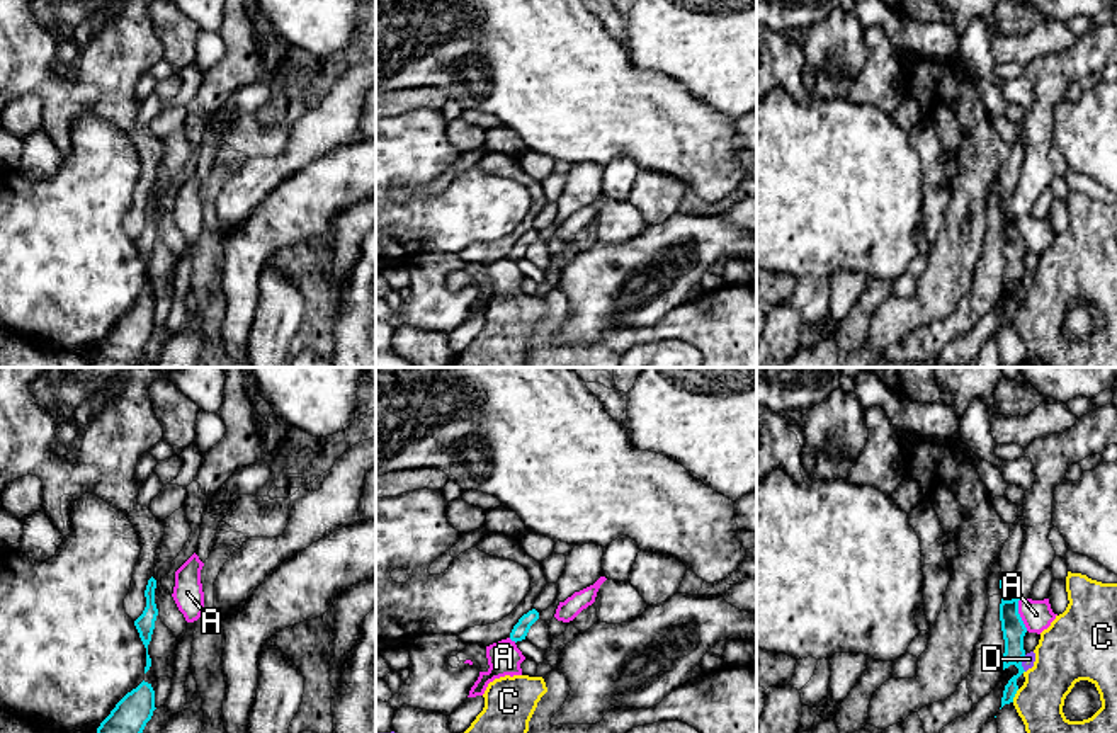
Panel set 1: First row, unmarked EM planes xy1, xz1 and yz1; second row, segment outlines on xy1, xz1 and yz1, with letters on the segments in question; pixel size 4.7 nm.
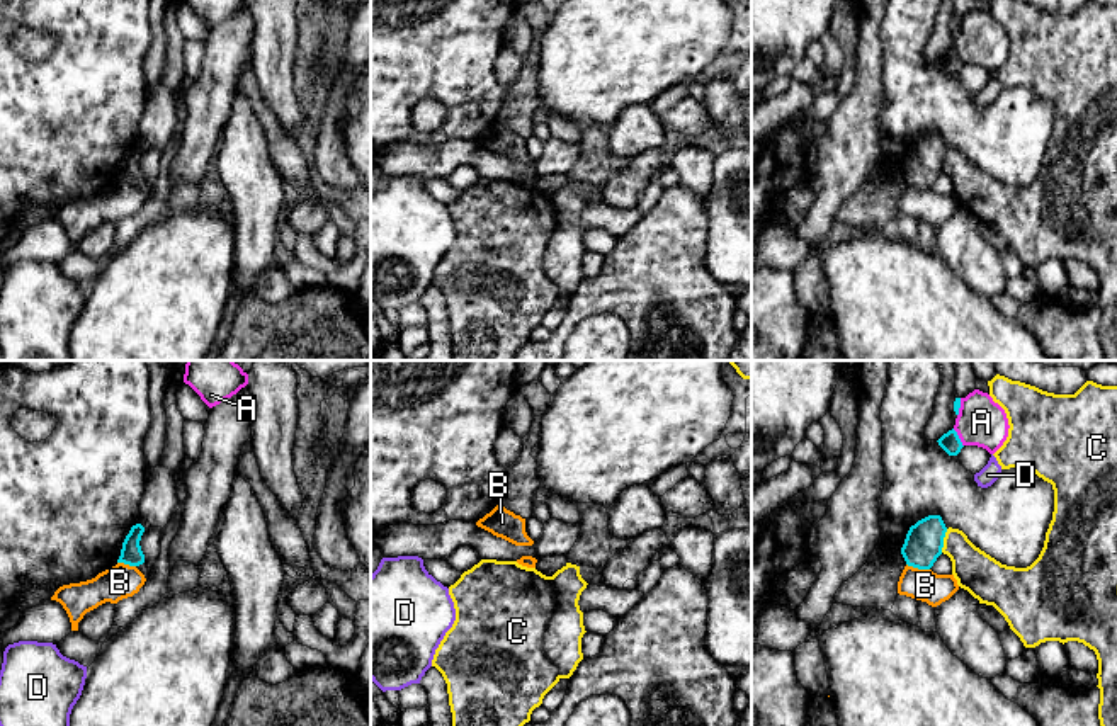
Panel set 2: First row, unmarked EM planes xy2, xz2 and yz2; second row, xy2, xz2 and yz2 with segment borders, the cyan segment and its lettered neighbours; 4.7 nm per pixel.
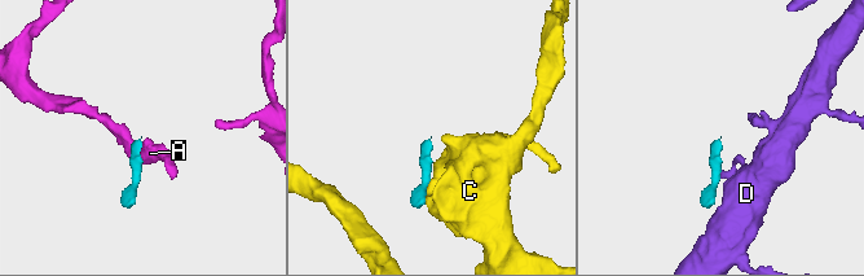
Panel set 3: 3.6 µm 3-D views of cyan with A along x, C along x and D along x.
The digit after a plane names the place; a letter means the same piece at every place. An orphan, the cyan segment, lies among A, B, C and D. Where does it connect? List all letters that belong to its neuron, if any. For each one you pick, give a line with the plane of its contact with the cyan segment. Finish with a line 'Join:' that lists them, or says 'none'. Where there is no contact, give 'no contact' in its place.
B: contact in yz2
Join: B

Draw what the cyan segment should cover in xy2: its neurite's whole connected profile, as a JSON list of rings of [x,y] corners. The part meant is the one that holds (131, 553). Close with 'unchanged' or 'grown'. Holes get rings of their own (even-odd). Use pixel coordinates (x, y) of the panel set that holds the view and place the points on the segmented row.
[[[141,524],[131,527],[116,566],[92,580],[63,585],[54,592],[51,600],[63,605],[70,617],[71,631],[78,631],[78,622],[87,612],[105,602],[117,604],[122,598],[133,597],[145,585],[146,578],[138,570],[145,563],[139,546],[143,532],[145,527]]] | grown

